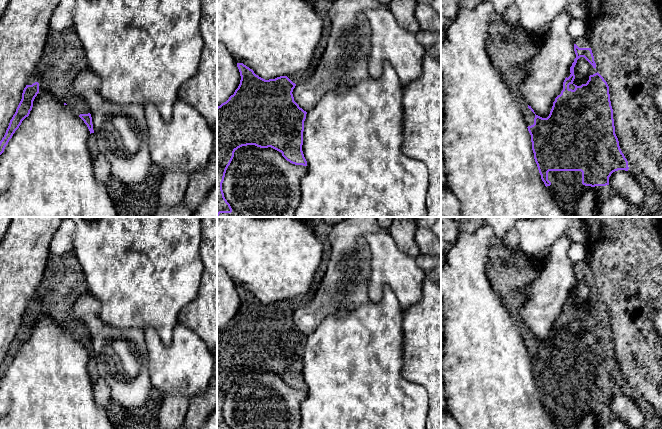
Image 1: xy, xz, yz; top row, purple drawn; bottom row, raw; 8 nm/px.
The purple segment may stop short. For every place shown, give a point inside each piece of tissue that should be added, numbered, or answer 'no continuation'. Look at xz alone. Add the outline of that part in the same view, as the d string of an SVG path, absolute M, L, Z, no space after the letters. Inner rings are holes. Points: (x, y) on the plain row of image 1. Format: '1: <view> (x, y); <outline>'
1: xz (321, 229); M312 217L310 225L314 231L314 234L316 235L316 237L320 240L320 242L323 245L322 260L318 267L318 270L315 273L314 280L309 290L302 295L299 295L297 297L287 300L296 309L303 307L304 305L307 305L313 299L314 294L316 293L326 273L329 258L330 258L330 253L332 250L330 241L328 239L328 235L330 231L332 230L333 226L327 224L324 221L323 217Z

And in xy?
1: xy (63, 283); M73 251L50 254L45 271L27 309L39 307L39 314L52 318L76 338L88 338L87 326L72 315L76 301L88 292L85 274Z

